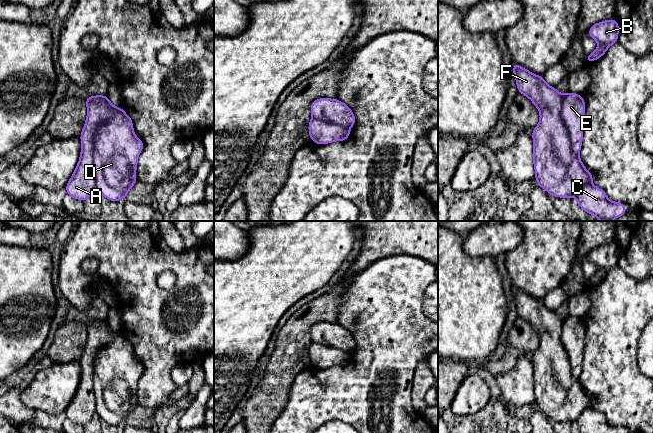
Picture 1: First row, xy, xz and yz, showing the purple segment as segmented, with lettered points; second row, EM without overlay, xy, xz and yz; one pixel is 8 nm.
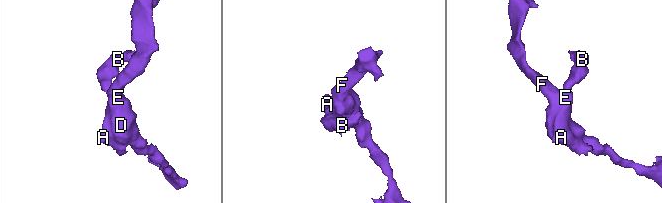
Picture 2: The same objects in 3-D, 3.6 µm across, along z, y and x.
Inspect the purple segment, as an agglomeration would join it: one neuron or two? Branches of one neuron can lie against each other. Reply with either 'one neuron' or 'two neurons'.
two neurons

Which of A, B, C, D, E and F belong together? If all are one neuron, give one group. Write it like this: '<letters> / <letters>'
A B C E / D F

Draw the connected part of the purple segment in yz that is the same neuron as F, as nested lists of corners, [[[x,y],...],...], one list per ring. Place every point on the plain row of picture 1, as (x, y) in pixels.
[[[515,286],[512,293],[518,316],[529,322],[540,337],[539,347],[532,354],[536,408],[552,421],[576,422],[583,411],[592,409],[593,399],[585,392],[579,378],[572,375],[568,353],[561,341],[563,318],[547,308],[543,300],[536,299]]]

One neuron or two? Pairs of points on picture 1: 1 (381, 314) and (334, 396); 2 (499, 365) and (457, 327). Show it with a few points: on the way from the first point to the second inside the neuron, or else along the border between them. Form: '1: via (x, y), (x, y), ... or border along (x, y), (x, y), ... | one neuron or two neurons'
1: via (381, 334), (369, 349), (369, 361), (354, 376) | one neuron
2: border along (490, 359), (484, 361) | two neurons

